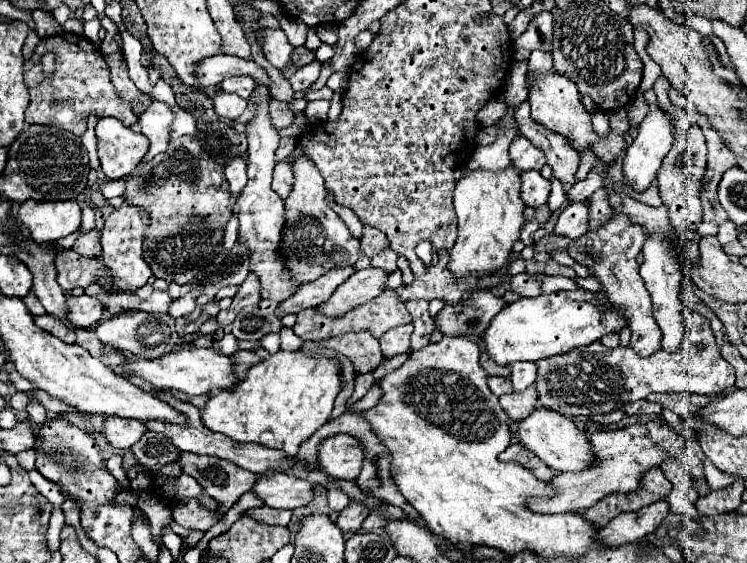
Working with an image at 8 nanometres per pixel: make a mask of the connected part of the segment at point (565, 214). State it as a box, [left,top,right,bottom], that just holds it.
[553,202,589,238]

